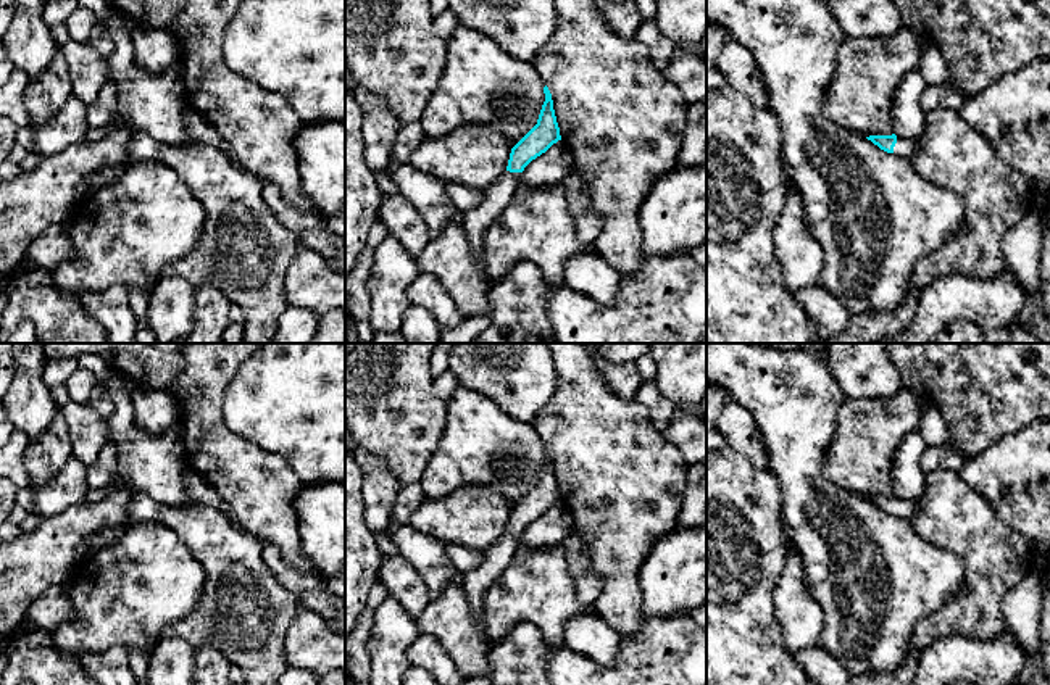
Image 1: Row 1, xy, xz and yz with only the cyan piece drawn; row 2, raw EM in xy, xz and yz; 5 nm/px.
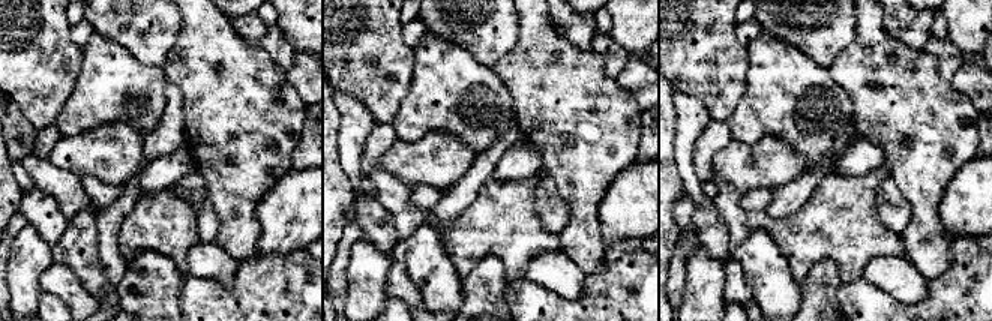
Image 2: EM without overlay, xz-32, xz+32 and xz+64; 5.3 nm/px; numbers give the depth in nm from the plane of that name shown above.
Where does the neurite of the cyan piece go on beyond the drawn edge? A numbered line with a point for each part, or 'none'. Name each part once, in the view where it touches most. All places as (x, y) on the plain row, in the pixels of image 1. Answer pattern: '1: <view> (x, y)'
1: yz (905, 508)

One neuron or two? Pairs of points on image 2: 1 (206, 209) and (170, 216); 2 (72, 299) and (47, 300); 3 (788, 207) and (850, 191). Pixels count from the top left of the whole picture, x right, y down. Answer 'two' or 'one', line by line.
1: two
2: two
3: two

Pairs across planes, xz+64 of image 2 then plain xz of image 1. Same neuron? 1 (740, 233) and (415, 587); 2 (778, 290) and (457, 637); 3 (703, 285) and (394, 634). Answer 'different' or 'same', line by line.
1: different
2: same
3: same

